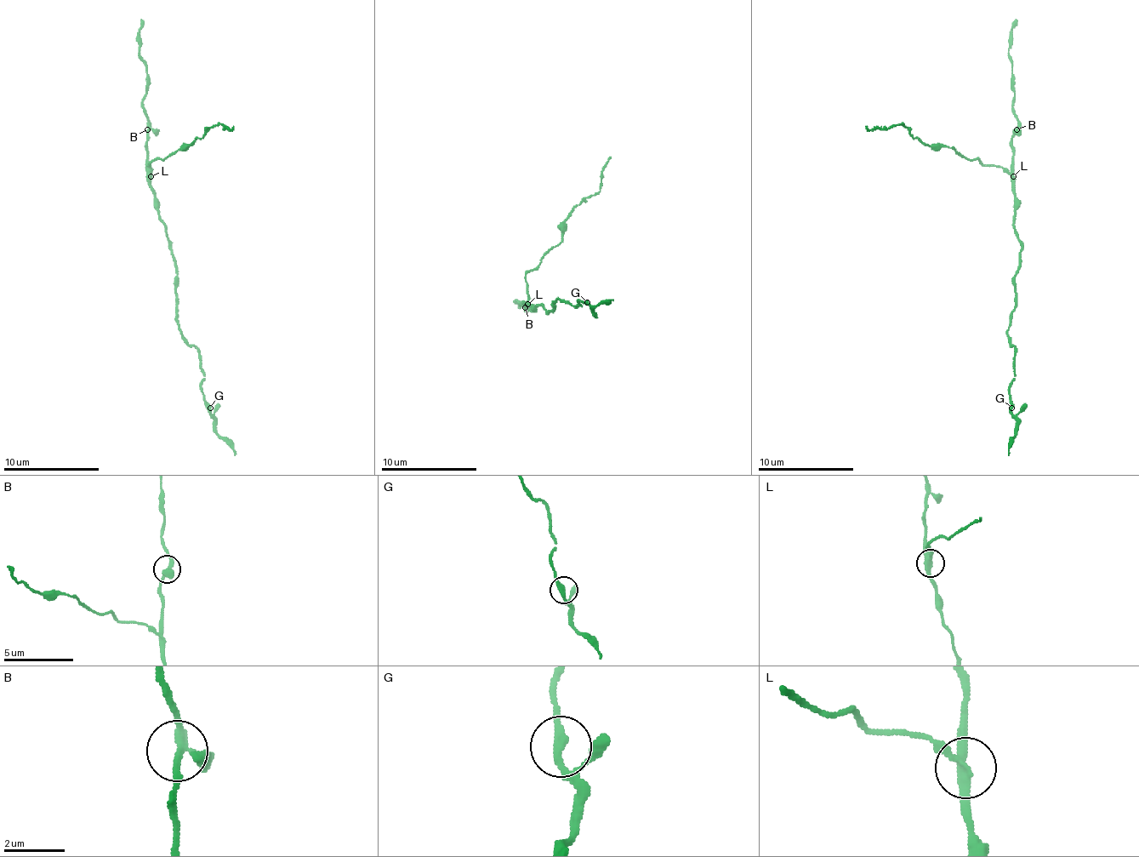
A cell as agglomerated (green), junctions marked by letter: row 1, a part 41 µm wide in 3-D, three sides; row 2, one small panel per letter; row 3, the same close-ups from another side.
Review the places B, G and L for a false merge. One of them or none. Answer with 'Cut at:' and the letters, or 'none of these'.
Cut at: L

